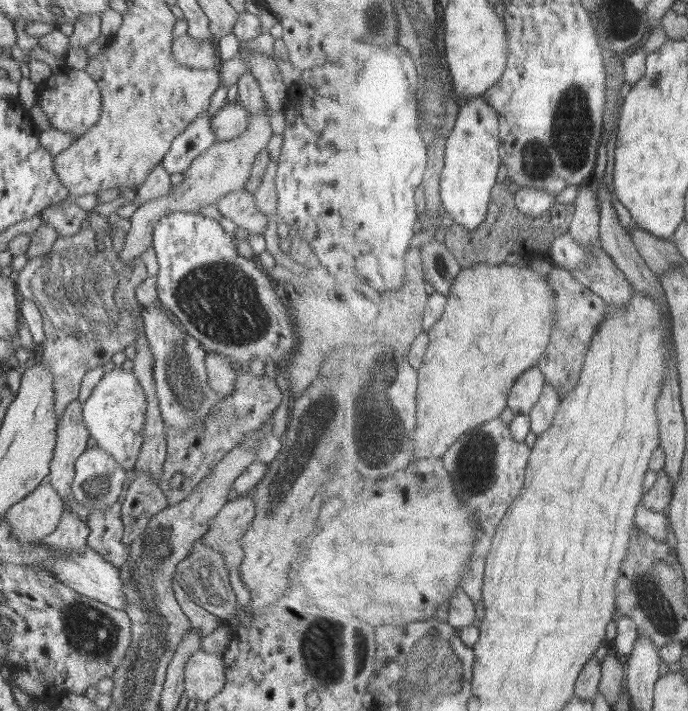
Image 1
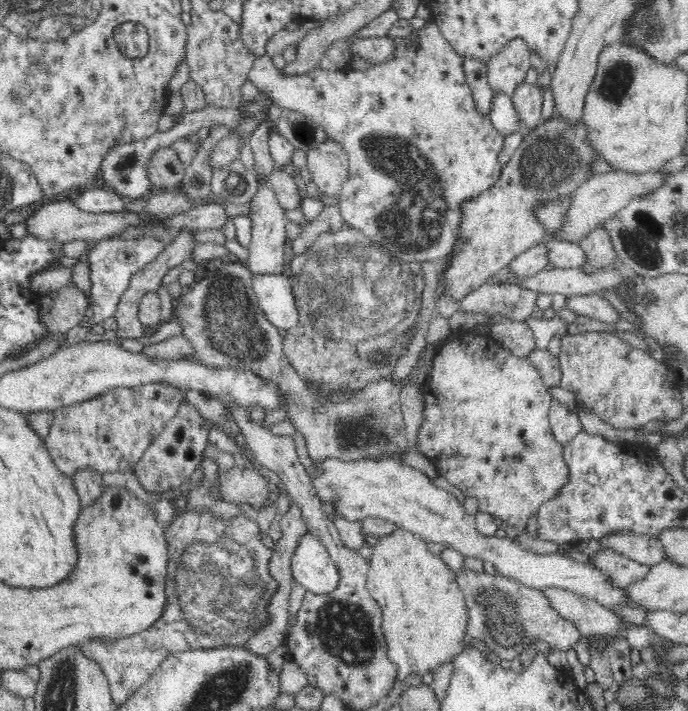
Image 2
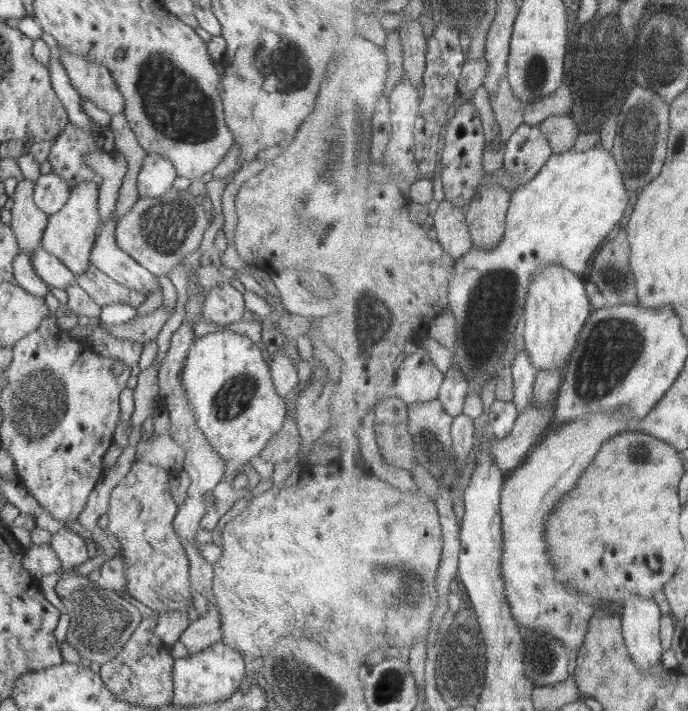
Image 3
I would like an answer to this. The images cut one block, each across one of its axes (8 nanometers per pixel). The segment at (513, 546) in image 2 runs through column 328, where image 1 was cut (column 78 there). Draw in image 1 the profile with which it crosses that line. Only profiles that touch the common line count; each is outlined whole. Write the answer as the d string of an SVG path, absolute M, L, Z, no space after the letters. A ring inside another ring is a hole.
M95 446L85 450L75 460L71 484L72 498L89 511L109 508L110 505L117 503L121 499L126 482L125 470L118 467L113 457L109 457L105 451L101 451Z

